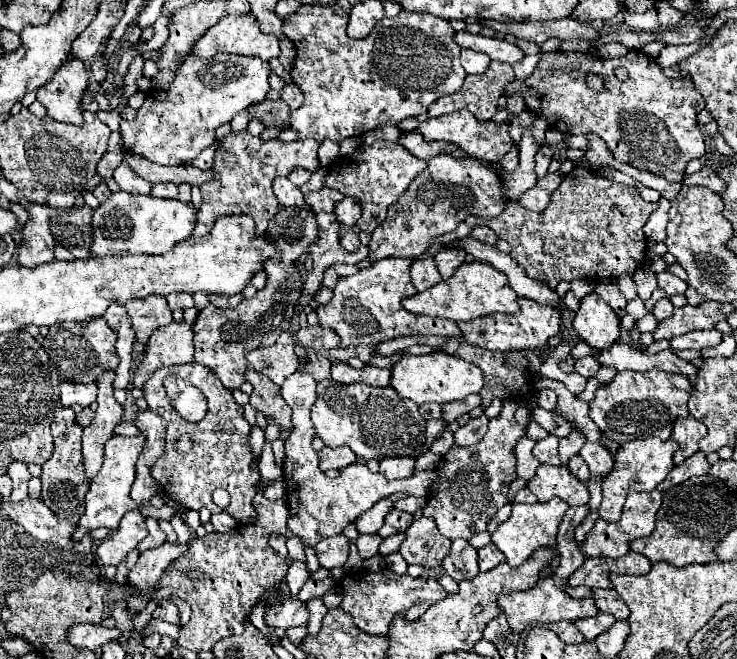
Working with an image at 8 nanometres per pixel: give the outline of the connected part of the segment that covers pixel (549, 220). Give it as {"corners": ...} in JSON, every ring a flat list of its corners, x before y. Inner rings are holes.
{"corners":[[575,166,551,194,551,202,543,212,531,212,517,202,507,202,505,212,497,218,467,216,455,232,435,238,435,246,451,244,469,236,475,226,489,226,499,238,511,244,511,256,525,274,547,282,551,290,561,280,615,280,621,274,633,274,645,266,647,244,643,226,657,204,645,202,633,186,617,184,603,178,595,170]]}

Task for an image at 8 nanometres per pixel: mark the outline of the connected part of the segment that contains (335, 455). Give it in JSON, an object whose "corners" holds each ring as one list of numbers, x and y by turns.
{"corners":[[337,446,337,448,323,448,319,450,319,468,323,472,327,470,335,470,335,468,345,468,349,464,355,462,355,454,351,448,347,446]]}

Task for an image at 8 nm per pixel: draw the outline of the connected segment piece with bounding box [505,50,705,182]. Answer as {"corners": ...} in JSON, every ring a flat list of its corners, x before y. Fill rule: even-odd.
{"corners":[[561,50,543,52,535,72,527,80,513,80,507,86,505,98,513,94,521,94,527,110,547,120,549,128,577,136,597,134,607,144,609,152,617,162,627,162,639,170,647,170,651,174,663,176,669,182,681,182,687,162,705,156,705,140,697,126,697,112,699,108,705,106,703,96,695,90,691,78,683,78,683,80,667,78,663,74,663,68,657,64,657,60,649,58,641,50,629,50,627,56,623,58,587,58,587,54,581,52,561,52],[619,66,627,70,625,82,615,76,615,68],[589,72,601,74,605,78,603,92,595,92,587,88,585,78]]}

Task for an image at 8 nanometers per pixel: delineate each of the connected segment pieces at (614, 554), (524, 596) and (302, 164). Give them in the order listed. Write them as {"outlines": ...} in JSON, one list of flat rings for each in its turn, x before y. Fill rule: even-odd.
{"outlines":[[[659,490,629,492,619,522,611,524,611,522,607,522,603,518,595,520,595,526,589,530,587,540,583,544,583,554,585,556,609,556,609,558,621,558,621,556,625,556,629,552,629,542,631,540,649,536,653,532,655,514,657,514,657,510,661,506,661,500,663,500,663,494]],[[547,576,543,578,535,588,531,590,525,590,525,592,511,592,507,596,501,596,499,600,499,606,503,610,503,614,507,616,509,624,513,630,517,632,523,632,525,628,531,628,535,624,551,624,551,622,559,622,559,620,569,620,569,622,575,622,579,618,589,618,589,616,595,616,599,610,593,602,593,598,583,598,583,600,573,600,569,598,561,588,555,586,553,578]],[[247,130,231,132,225,138,219,140,219,148,213,158,211,172,215,178,201,188,203,204,197,212,197,224,193,230,193,236,205,236,215,220,219,216,231,216,231,214,247,214,255,220,255,230,259,236,265,234,267,222,283,208,275,194,273,194,273,180,277,176,289,176,295,168,305,168,307,172,317,172,319,160,317,160,317,148,319,144,313,138,297,140,297,142,283,142,283,140,263,140,261,136,253,136]]]}

